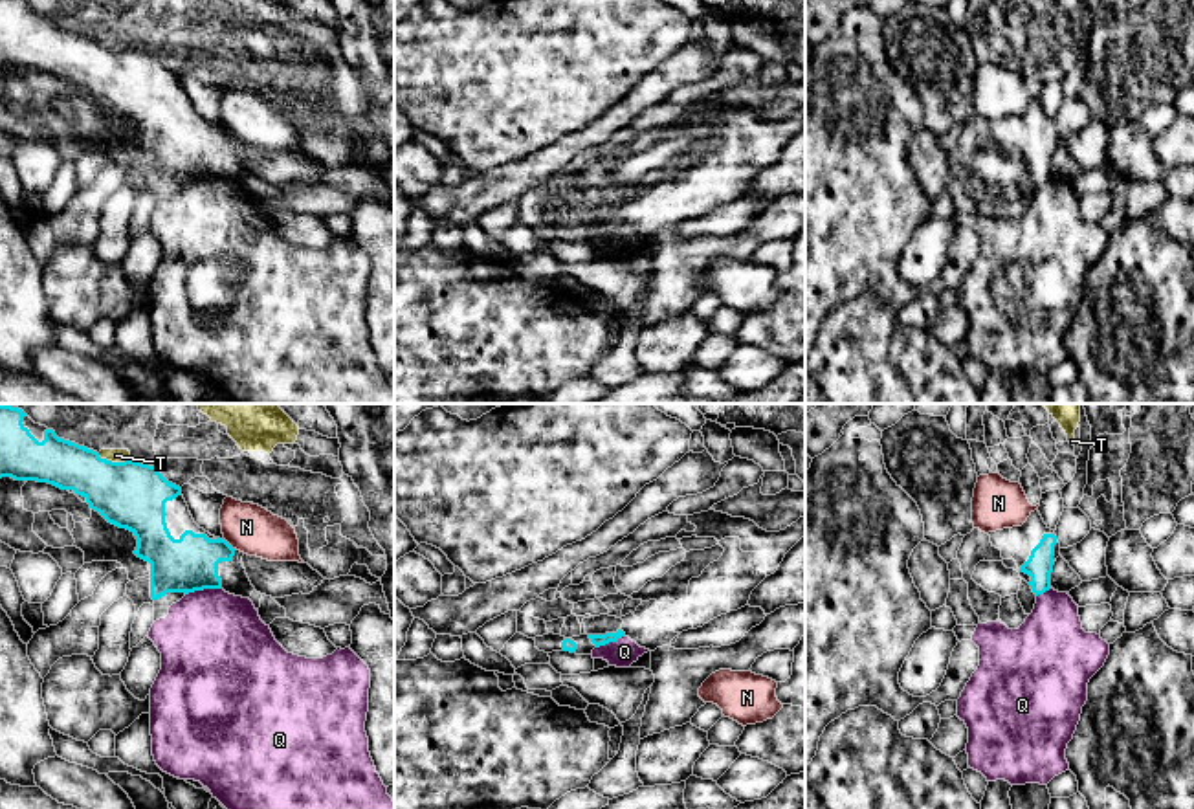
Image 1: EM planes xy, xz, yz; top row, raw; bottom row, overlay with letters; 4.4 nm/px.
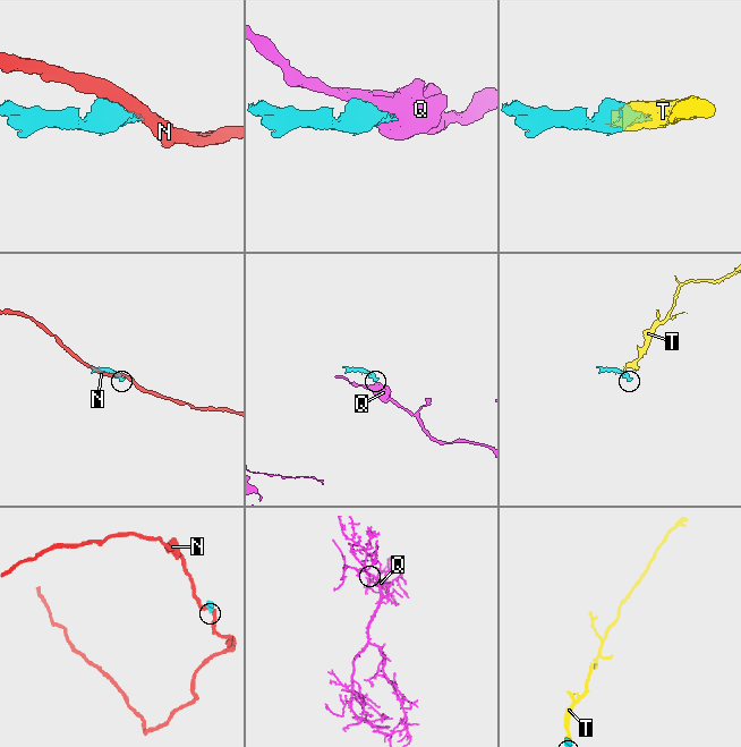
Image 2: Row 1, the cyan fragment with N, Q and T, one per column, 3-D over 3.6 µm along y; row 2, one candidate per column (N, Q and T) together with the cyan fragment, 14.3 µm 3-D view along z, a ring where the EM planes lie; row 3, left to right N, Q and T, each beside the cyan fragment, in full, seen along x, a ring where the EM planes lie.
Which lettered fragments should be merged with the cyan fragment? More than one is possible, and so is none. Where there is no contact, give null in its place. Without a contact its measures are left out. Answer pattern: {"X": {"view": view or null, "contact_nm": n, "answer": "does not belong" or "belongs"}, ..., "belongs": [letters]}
{"N": {"view": "xy", "contact_nm": 70, "answer": "does not belong"}, "Q": {"view": "xy", "contact_nm": 160, "answer": "does not belong"}, "T": {"view": "xy", "contact_nm": 150, "answer": "does not belong"}, "belongs": []}

